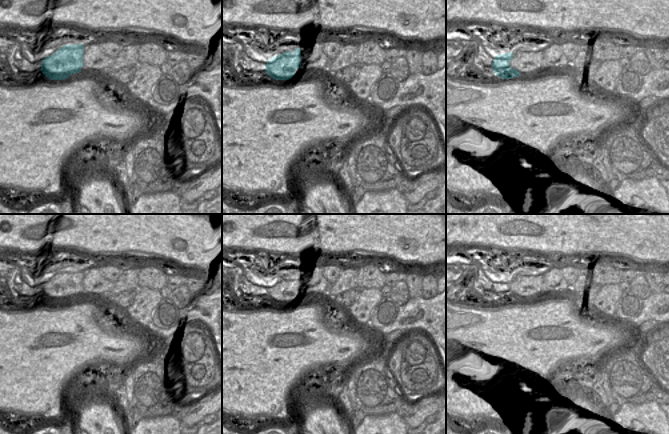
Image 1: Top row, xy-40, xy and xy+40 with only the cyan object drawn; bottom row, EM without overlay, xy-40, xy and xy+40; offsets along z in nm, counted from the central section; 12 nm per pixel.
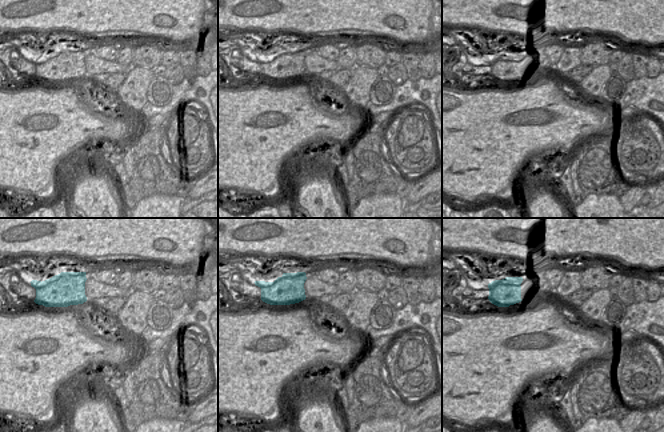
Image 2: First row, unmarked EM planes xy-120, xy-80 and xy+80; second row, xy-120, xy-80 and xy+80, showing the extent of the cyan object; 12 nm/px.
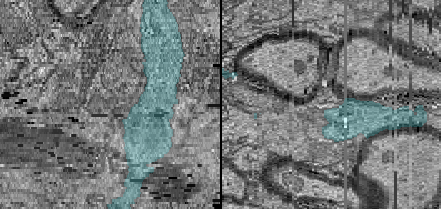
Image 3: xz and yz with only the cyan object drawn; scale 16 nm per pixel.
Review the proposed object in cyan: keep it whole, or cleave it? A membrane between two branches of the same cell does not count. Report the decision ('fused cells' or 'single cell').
single cell

